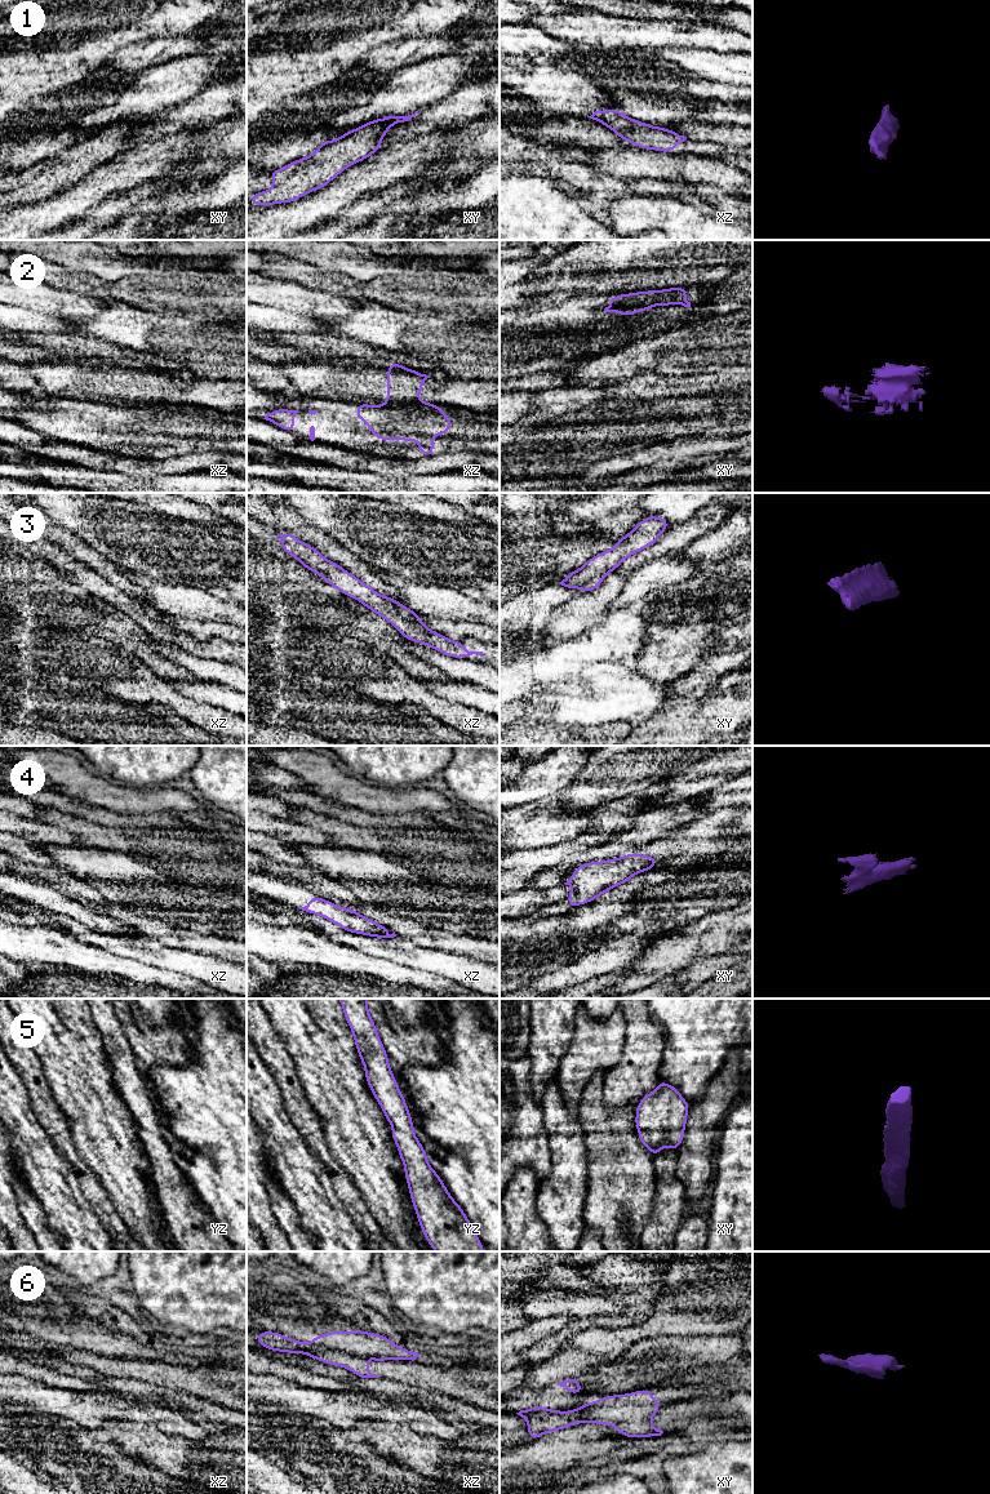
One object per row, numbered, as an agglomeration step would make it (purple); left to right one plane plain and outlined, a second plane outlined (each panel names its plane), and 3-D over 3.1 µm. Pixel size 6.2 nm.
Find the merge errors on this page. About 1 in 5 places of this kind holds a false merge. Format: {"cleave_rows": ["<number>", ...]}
{"cleave_rows": ["2", "6"]}

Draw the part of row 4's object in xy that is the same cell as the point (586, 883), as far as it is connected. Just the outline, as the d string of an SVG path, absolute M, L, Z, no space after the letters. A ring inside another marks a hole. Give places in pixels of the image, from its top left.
M629 853L620 858L577 866L565 885L572 888L567 898L571 907L592 902L605 891L629 881L632 876L656 868L658 858Z

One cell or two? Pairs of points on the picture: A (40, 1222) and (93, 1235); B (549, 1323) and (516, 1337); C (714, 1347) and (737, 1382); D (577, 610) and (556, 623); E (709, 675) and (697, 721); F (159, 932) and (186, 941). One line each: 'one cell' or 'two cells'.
A: two cells
B: one cell
C: two cells
D: one cell
E: two cells
F: one cell

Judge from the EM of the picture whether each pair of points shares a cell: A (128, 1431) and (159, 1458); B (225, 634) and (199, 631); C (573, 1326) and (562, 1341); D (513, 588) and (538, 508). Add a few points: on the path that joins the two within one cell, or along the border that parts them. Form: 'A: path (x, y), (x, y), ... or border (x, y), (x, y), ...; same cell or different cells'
A: path (136, 1439), (151, 1450); same cell
B: path (218, 631), (205, 631); same cell
C: path (569, 1330), (563, 1337); same cell
D: path (527, 569), (535, 561), (536, 528); same cell

